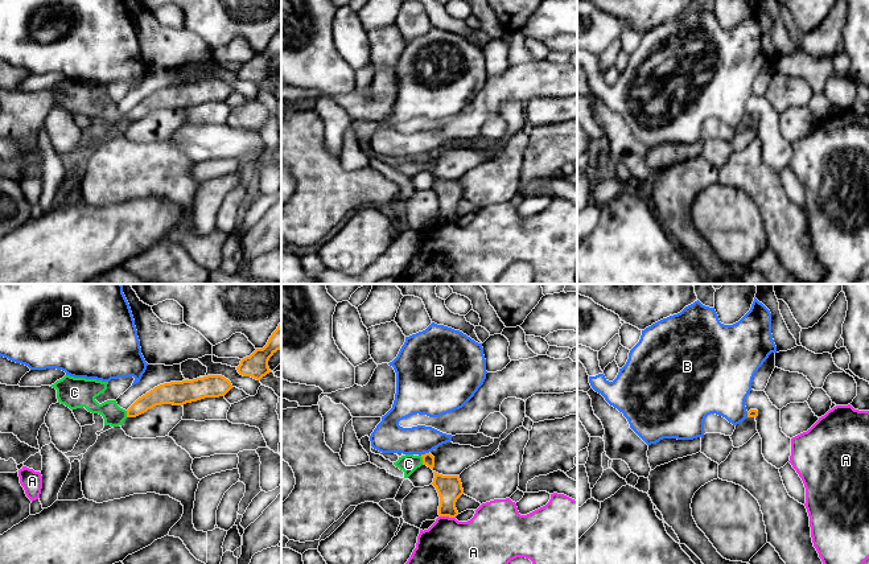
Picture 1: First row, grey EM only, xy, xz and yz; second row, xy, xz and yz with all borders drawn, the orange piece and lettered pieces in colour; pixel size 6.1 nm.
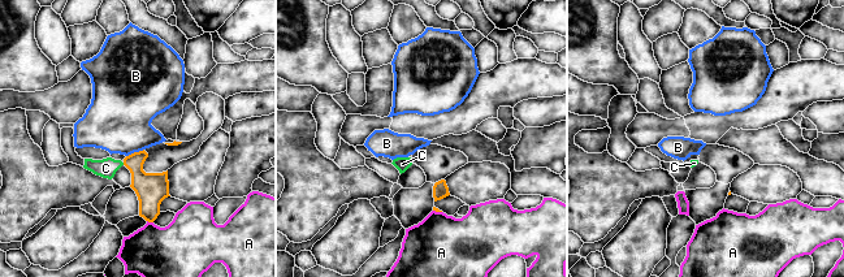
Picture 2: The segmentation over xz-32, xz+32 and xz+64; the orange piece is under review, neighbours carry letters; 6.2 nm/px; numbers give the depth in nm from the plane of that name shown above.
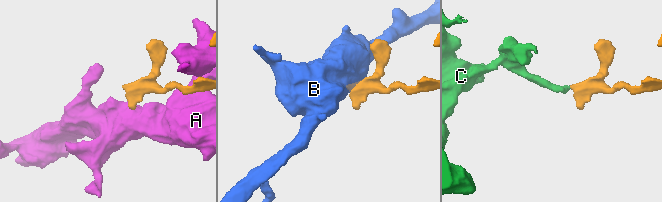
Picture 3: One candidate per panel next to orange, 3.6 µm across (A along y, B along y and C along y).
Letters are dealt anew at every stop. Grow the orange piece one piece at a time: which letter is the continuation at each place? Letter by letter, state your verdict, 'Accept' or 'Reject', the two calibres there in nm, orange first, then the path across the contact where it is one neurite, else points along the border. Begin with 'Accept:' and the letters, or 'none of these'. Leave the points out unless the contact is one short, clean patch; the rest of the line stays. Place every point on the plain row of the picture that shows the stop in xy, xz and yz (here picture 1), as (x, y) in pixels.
Accept: C
A: Reject. Thickness 160 nm (orange) against 400 nm. Boundary: xz (440, 219), (454, 222)
B: Reject. Thickness 70 nm (orange) against 190 nm. Boundary: xz (428, 156), (420, 159)
C: Accept. Thickness 70 nm (orange) against 110 nm. Path across: xz (428, 164), (423, 164), (408, 168)

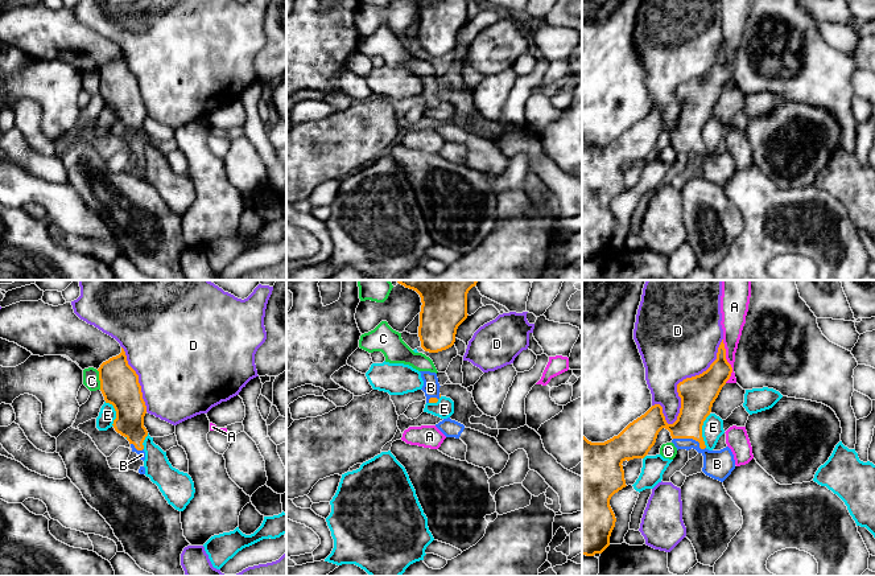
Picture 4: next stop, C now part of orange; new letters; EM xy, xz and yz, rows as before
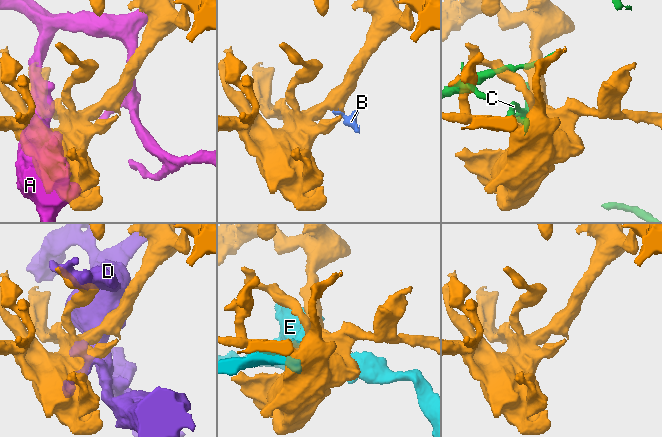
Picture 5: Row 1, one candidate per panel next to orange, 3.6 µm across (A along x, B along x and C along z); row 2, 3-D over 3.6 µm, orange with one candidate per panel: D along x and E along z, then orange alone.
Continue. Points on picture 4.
Accept: B
A: Reject. Thickness 200 nm (orange) against 140 nm
B: Accept. Thickness 200 nm (orange) against 180 nm. Path across: yz (697, 102), (690, 122), (690, 142), (717, 168)
C: Reject. Thickness 240 nm (orange) against 100 nm
D: Reject. Thickness 220 nm (orange) against 500 nm
E: Reject. Thickness 220 nm (orange) against 130 nm

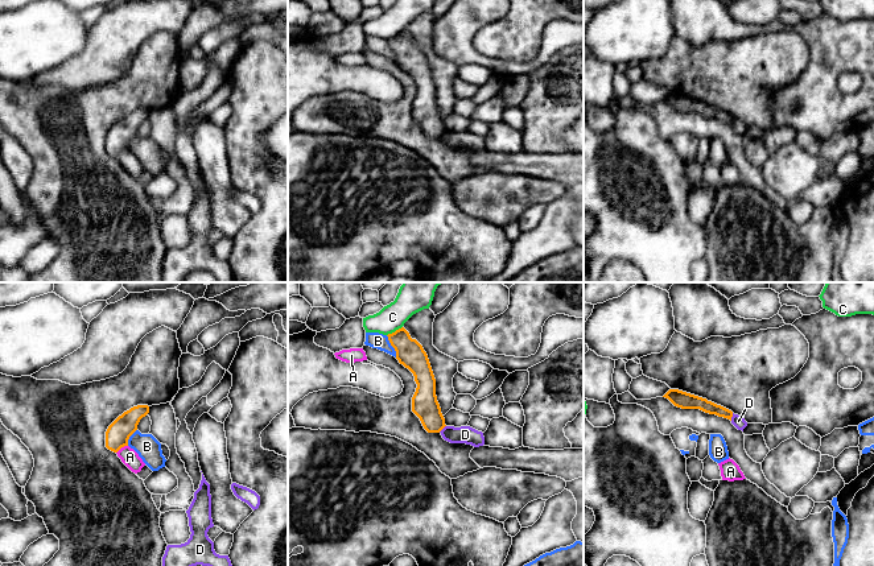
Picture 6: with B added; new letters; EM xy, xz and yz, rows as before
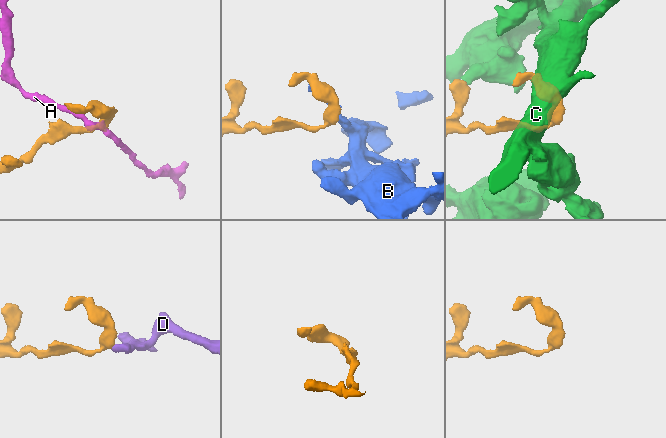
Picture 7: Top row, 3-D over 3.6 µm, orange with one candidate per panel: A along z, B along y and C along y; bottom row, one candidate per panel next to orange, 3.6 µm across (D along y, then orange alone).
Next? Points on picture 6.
Accept: none of these
A: Reject. Thickness 140 nm (orange) against 100 nm. Boundary: xy (127, 149), (116, 157)
B: Reject. Thickness 170 nm (orange) against 100 nm
C: Reject. Thickness 170 nm (orange) against 160 nm. Boundary: xz (402, 31), (387, 40)
D: Reject. Thickness 80 nm (orange) against 80 nm. Boundary: yz (733, 118), (730, 124)

